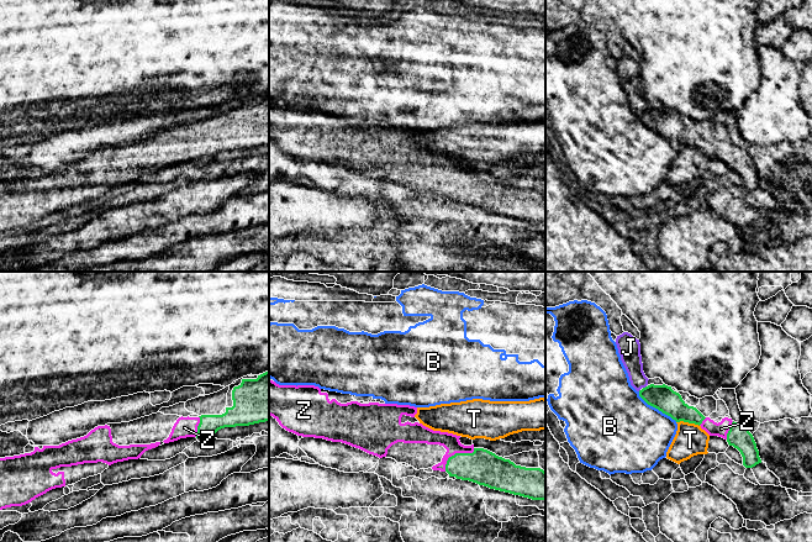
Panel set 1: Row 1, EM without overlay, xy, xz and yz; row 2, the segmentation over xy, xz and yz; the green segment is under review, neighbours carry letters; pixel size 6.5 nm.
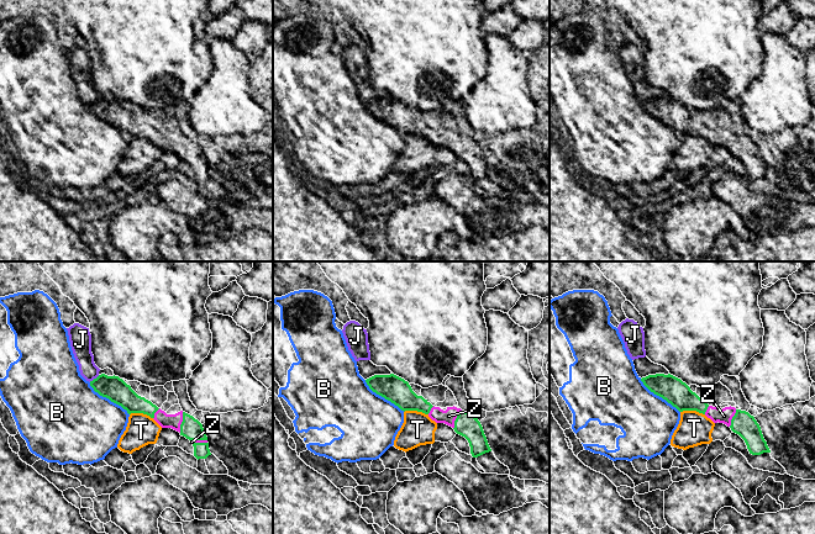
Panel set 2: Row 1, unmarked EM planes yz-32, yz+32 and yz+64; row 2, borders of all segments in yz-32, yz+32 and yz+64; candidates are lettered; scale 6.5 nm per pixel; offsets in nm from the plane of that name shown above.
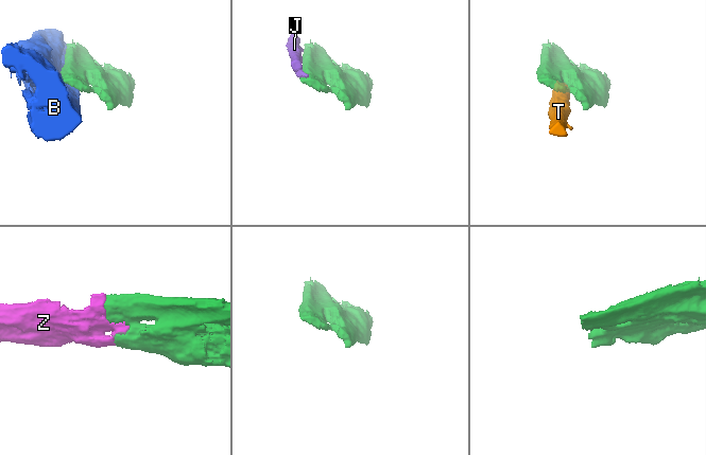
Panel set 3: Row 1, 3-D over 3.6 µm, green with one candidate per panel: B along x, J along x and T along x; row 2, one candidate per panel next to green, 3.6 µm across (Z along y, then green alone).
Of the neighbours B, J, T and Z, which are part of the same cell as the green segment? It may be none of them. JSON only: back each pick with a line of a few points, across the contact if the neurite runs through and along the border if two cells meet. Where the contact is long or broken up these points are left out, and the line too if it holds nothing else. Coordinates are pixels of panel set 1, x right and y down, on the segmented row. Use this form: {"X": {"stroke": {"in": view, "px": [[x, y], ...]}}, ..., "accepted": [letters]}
{"accepted": ["Z"]}

